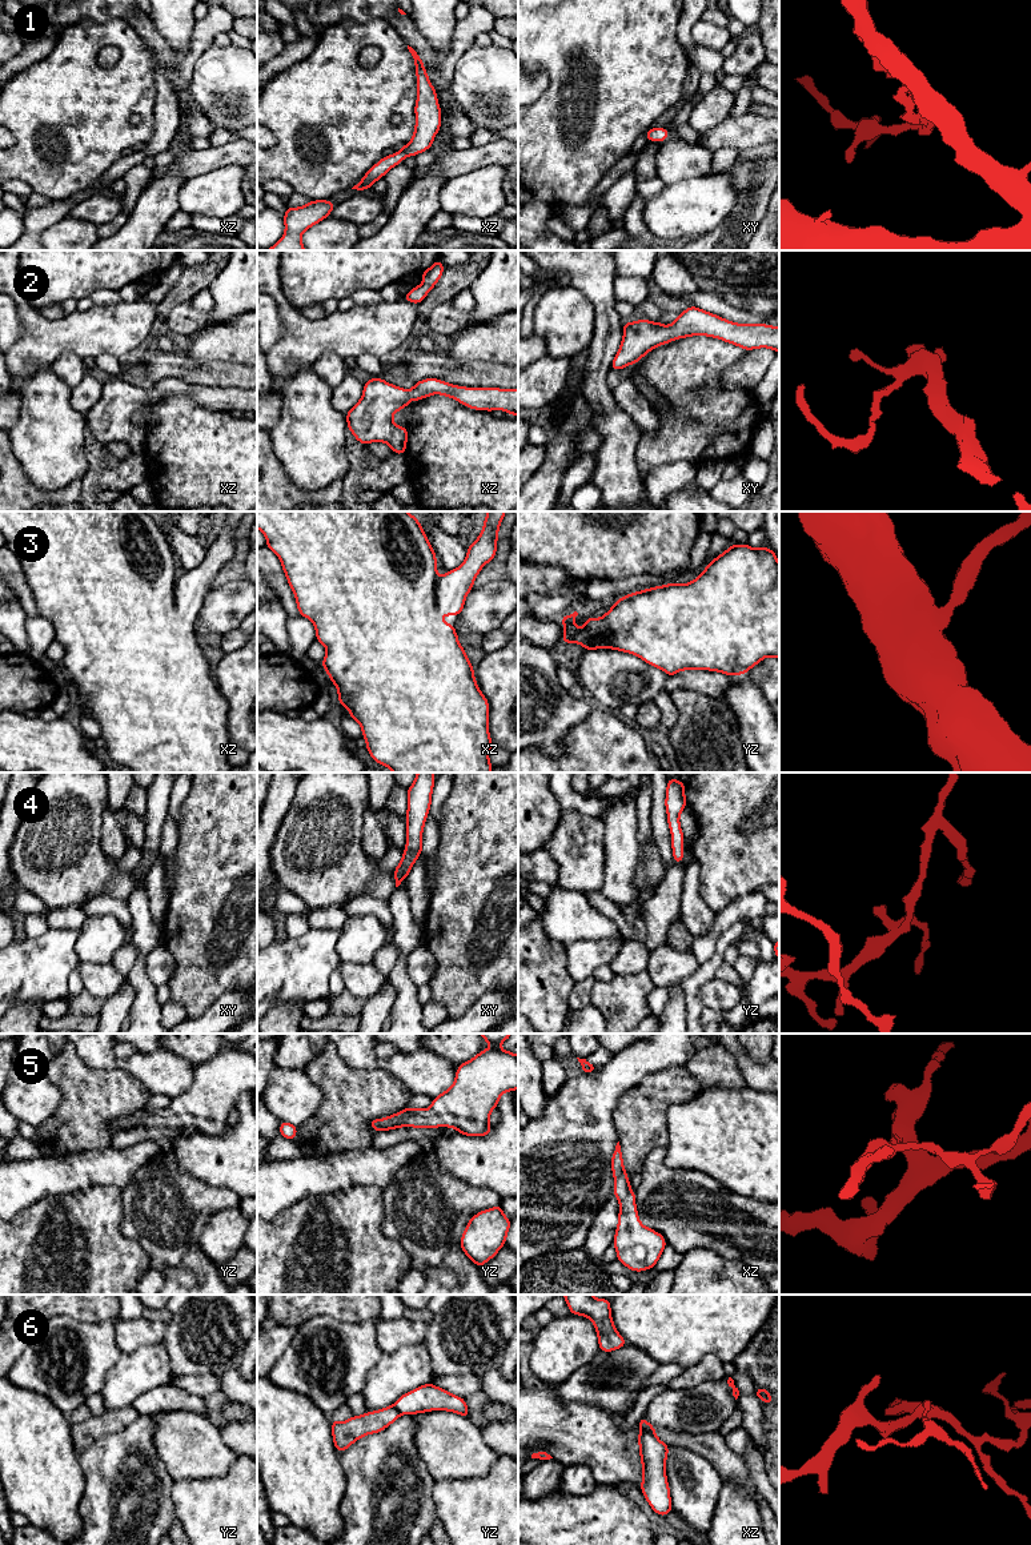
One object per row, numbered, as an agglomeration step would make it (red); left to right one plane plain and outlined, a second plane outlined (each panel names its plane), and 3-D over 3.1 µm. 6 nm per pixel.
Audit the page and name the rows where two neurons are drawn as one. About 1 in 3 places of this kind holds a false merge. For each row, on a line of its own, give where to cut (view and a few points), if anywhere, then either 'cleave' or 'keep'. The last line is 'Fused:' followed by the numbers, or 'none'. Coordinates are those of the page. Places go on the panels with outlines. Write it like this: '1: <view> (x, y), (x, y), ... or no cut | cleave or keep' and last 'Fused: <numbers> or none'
1: no cut | keep
2: no cut | keep
3: no cut | keep
4: no cut | keep
5: no cut | keep
6: xz (641, 1429), (654, 1435) | cleave
Fused: 6

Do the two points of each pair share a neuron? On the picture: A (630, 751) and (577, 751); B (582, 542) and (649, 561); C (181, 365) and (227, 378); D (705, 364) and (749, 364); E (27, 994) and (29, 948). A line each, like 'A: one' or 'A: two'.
A: one
B: one
C: one
D: two
E: one

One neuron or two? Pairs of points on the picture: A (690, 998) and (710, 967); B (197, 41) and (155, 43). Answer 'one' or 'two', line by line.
A: one
B: one

